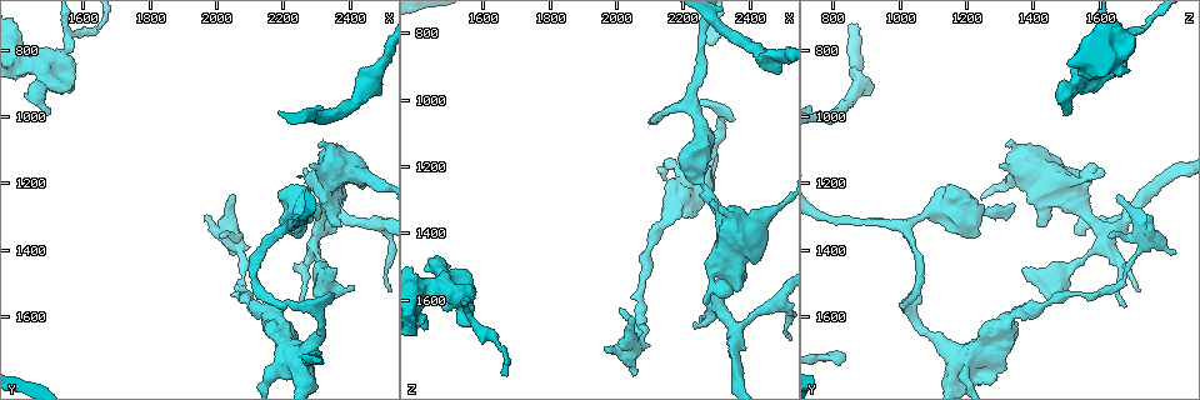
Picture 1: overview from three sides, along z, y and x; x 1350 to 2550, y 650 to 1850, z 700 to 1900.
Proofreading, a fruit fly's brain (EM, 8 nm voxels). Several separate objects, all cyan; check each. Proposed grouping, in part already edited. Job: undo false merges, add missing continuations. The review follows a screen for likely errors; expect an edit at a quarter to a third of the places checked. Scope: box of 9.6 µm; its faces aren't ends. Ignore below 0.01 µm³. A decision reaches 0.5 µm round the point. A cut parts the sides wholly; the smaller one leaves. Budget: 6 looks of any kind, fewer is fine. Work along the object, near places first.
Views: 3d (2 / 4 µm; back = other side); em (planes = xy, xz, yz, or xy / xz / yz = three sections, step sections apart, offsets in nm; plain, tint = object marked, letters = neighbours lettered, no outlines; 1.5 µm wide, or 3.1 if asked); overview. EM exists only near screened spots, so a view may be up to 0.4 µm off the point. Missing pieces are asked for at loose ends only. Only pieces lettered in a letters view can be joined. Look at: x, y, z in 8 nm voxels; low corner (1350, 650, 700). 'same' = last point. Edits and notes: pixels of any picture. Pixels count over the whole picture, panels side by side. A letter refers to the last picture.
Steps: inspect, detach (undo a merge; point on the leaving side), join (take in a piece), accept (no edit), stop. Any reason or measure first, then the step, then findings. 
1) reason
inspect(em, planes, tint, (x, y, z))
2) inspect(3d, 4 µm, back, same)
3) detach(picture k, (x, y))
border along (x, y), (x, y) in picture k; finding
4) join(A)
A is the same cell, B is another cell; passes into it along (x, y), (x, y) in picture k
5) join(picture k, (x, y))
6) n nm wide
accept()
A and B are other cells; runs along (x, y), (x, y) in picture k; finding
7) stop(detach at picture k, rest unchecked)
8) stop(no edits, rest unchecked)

tapers out
inspect(em, planes, tint, (2060, 1400, 1830))

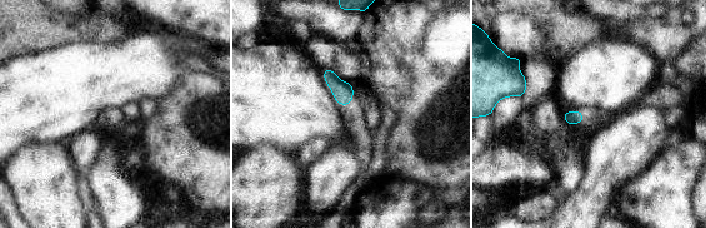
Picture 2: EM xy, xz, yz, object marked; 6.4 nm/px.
inspect(em, planes, letters, same)

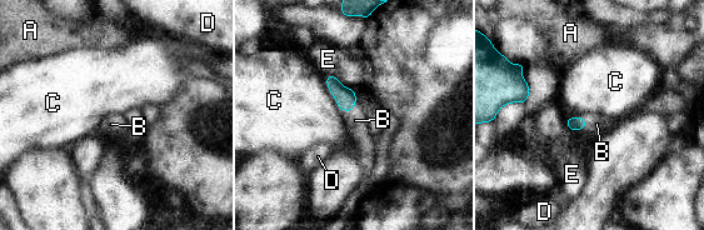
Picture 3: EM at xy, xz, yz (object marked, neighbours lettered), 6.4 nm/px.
90 nm wide
join(B)
B is the same cell, A, C, D and E are other cells; passes into it along (345, 98), (338, 105), (355, 120) in picture 3; the cell continues

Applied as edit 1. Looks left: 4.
branch stops here
inspect(em, planes, letters, (2290, 1140, 1300))

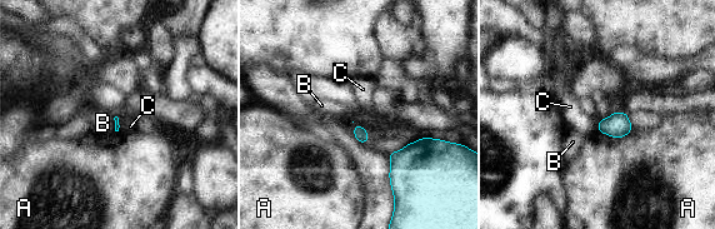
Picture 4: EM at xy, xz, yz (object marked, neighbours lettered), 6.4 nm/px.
accept()
A, B and C are other cells; border along (599, 119), (598, 132) in picture 4; no lettered piece goes on from it

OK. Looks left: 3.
three arms meet
inspect(em, planes, tint, (2370, 1300, 1680))

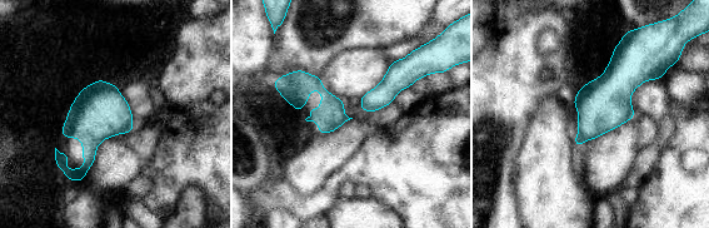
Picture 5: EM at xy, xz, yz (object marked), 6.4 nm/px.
what lies round it
inspect(em, planes, letters, same)

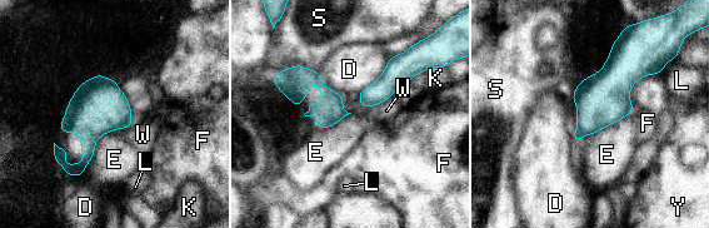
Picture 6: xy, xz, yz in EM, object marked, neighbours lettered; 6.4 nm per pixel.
E touches over 360 nm
accept()
D, E, F, K, L, S, W and Y are other cells; border along (110, 132), (94, 143), (79, 176) in picture 6; one cell here

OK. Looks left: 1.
stop(join at picture 3, rest unchecked)

